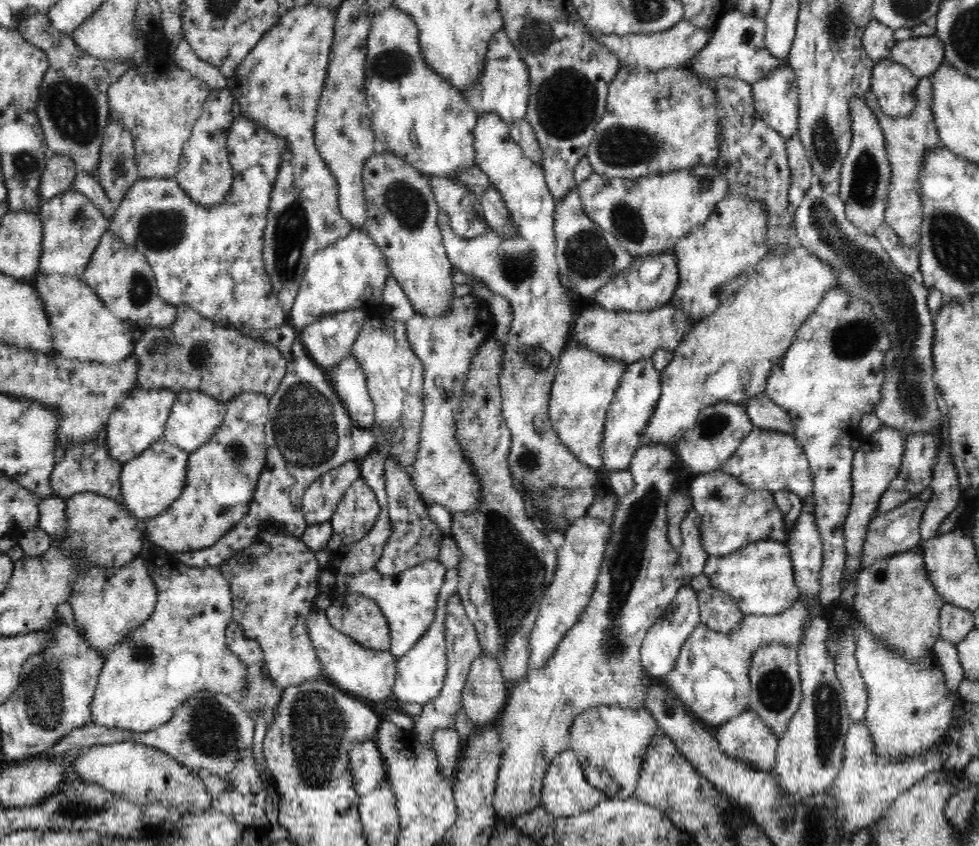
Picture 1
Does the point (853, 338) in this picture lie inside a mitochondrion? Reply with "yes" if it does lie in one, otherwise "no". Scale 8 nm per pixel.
yes

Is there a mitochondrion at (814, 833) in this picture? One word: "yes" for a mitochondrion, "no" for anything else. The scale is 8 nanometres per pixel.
yes

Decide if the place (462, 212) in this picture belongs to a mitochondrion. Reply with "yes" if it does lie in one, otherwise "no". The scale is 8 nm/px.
no

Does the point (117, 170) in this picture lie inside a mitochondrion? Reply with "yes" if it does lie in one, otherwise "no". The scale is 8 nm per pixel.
yes

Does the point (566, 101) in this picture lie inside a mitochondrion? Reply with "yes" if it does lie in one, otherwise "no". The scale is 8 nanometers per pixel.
yes

